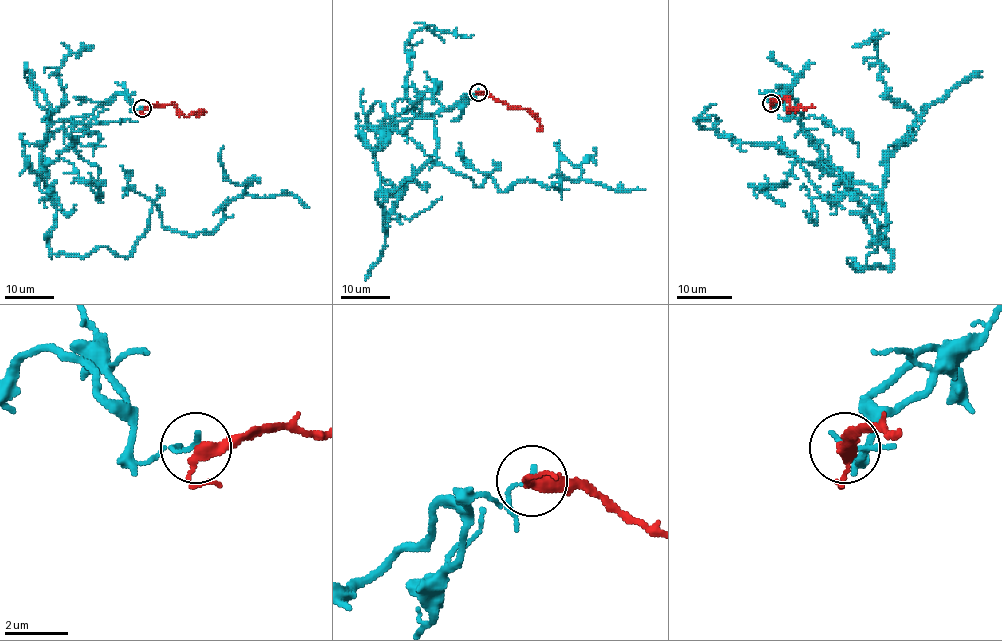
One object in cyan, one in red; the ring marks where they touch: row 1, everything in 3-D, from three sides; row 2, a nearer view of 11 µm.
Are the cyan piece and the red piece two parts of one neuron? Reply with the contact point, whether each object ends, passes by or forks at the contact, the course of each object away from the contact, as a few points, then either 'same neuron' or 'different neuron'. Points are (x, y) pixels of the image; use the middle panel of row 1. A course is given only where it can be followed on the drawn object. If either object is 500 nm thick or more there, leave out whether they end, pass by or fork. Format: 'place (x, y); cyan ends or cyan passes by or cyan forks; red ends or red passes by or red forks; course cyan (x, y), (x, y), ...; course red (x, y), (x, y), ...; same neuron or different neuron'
place (478, 92); cyan ends; red passes by; course cyan (478, 92), (366, 126), (384, 200), (431, 161), (478, 188), (490, 175), (502, 191), (577, 180), (558, 141); course red (478, 92), (508, 105), (528, 109), (539, 119), (542, 131); different neuron

